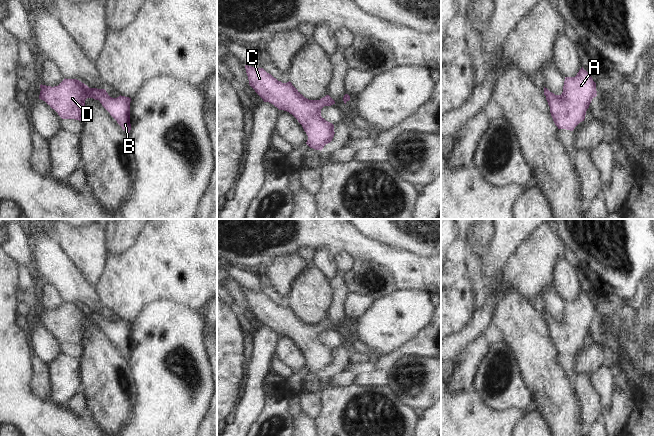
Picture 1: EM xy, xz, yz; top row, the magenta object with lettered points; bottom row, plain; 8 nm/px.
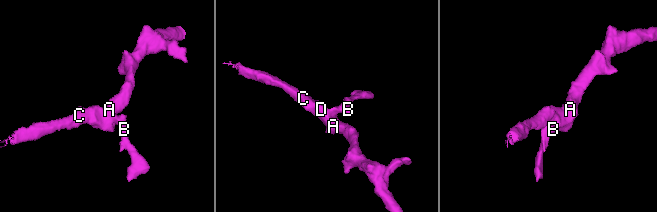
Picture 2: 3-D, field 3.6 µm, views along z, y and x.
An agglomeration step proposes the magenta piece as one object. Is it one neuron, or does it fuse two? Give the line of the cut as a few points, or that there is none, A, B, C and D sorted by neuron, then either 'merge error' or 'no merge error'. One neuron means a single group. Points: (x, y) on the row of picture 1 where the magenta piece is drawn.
no cut; A B C D; no merge error

